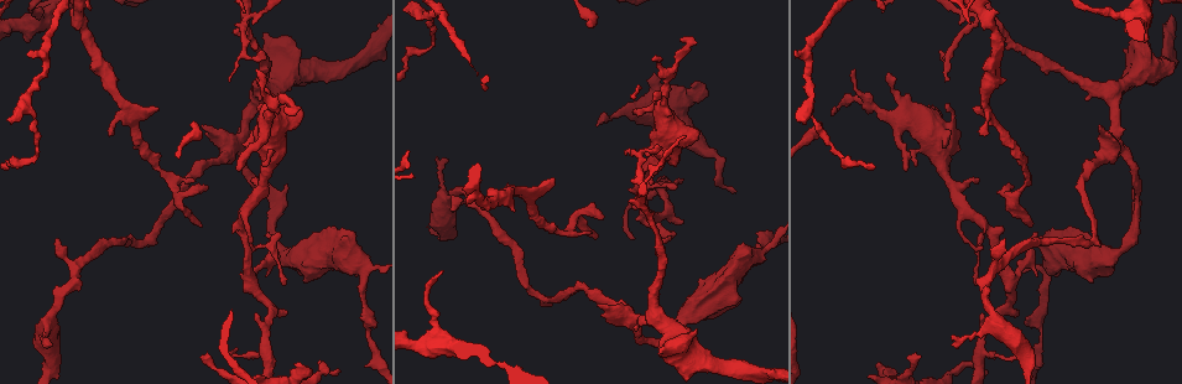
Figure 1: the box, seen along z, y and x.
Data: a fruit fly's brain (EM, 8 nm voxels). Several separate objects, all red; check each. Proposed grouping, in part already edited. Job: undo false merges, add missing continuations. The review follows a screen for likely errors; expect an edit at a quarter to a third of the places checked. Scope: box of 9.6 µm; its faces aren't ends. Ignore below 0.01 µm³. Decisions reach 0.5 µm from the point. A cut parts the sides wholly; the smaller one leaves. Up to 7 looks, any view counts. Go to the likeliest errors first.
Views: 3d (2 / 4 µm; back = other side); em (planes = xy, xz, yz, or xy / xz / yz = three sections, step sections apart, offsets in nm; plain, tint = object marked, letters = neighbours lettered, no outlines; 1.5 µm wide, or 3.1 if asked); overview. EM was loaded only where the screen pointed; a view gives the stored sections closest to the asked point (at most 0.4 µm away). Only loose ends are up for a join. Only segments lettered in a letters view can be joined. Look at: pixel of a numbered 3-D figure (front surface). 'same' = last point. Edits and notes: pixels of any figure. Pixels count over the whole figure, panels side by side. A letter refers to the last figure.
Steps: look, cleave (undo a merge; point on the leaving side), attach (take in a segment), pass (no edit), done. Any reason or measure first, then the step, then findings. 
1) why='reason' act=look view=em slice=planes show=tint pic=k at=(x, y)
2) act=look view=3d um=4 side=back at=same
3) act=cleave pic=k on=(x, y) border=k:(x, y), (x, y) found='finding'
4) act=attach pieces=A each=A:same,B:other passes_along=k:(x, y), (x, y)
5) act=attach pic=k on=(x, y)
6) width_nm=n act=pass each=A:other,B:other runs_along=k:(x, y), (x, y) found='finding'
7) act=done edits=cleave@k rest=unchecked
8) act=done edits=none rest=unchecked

why='free end' act=look view=3d um=4 pic=1 at=(592, 233)

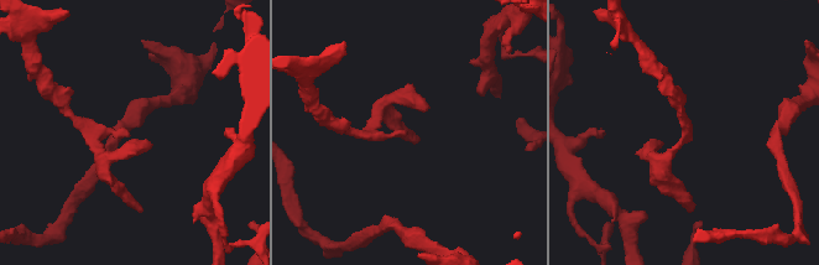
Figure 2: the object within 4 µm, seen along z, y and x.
act=look view=em slice=xy step=4 show=tint pic=2 at=(406, 132)

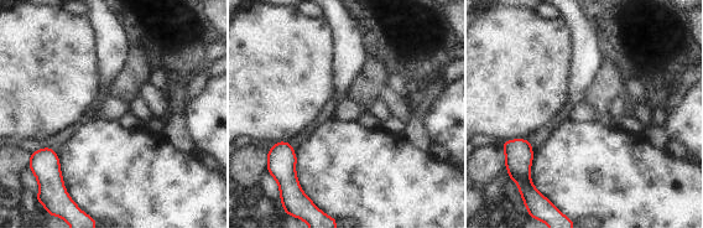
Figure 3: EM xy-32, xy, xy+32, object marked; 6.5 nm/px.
act=look view=em slice=planes show=letters at=same

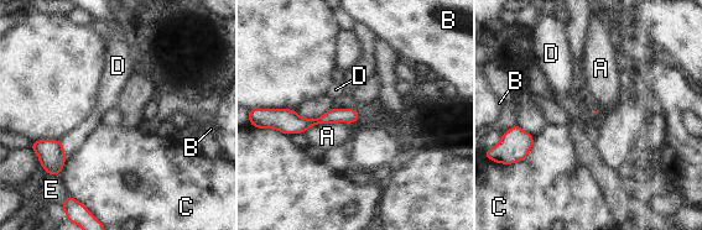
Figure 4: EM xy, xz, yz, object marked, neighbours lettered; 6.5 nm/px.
act=pass each=A:other,B:other,C:other,D:other,E:other border=4:(349, 123), (320, 123), (302, 132) found='no lettered segment goes on from it'

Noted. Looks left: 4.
why='end of a long branch' act=look view=3d um=4 pic=1 at=(988, 370)

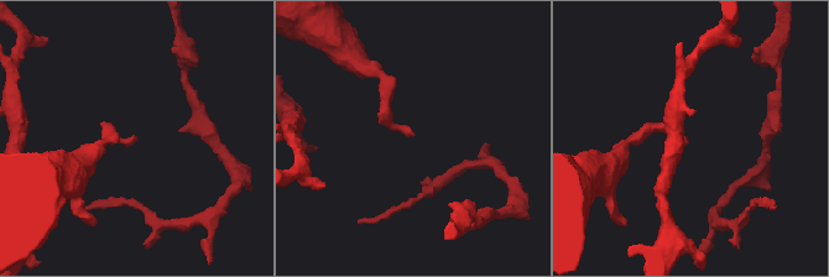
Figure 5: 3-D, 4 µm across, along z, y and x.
why='shape alone is not enough' act=look view=em slice=xy step=4 show=letters pic=5 at=(685, 136)

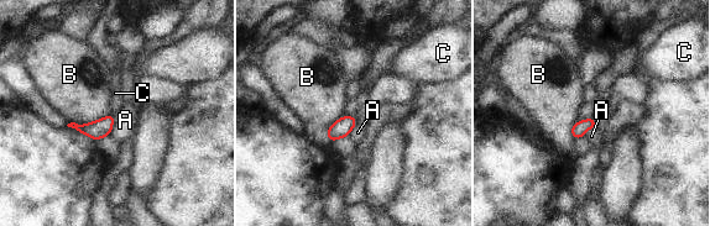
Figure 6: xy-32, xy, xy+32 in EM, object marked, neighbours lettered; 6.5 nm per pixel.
act=look view=em slice=planes show=letters at=same

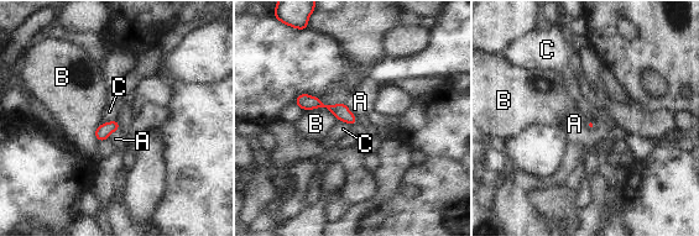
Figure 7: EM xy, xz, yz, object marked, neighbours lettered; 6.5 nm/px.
longest_contact=B:240nm act=pass each=A:other,B:other,C:other found='no lettered segment goes on from it'

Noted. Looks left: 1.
why='sudden change in width' act=look view=em slice=planes show=letters pic=1 at=(616, 112)

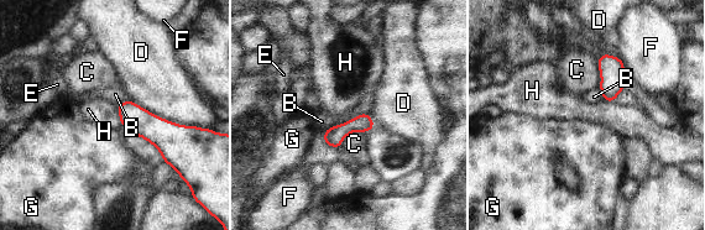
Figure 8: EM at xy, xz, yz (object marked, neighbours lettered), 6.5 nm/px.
act=pass each=B:other,C:other,D:other,E:other,F:other,G:other,H:other border=8:(116, 105), (121, 125) found='all the same neuron'

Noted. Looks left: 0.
act=done edits=none rest=unchecked

